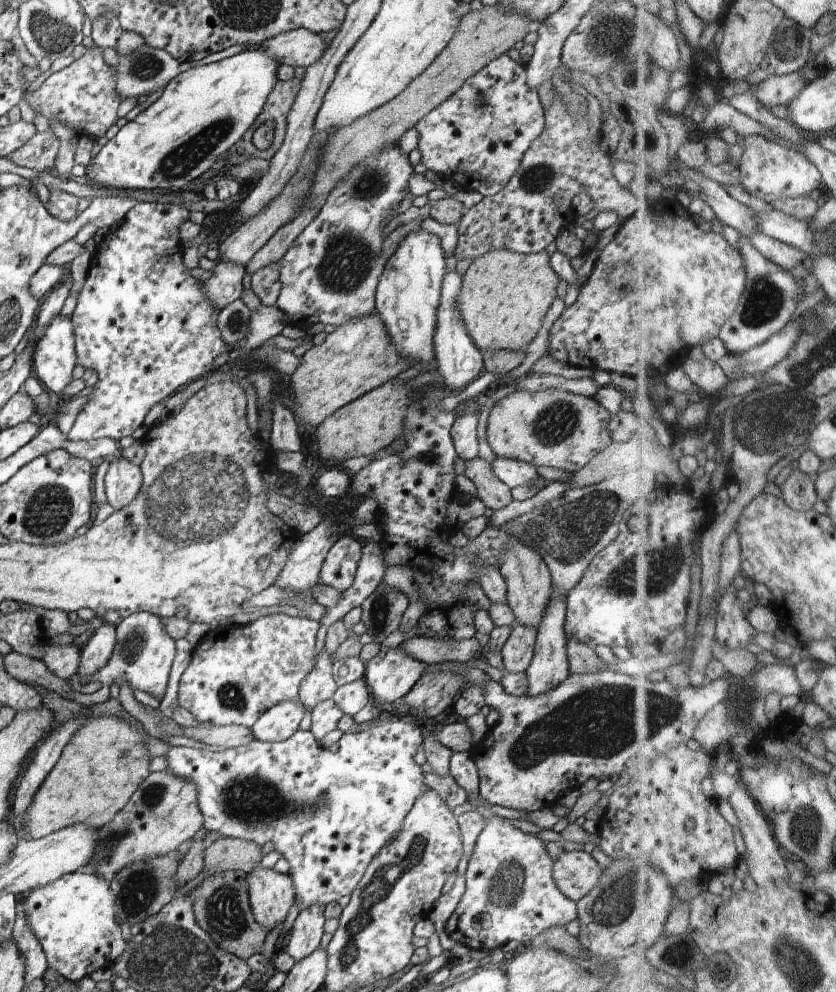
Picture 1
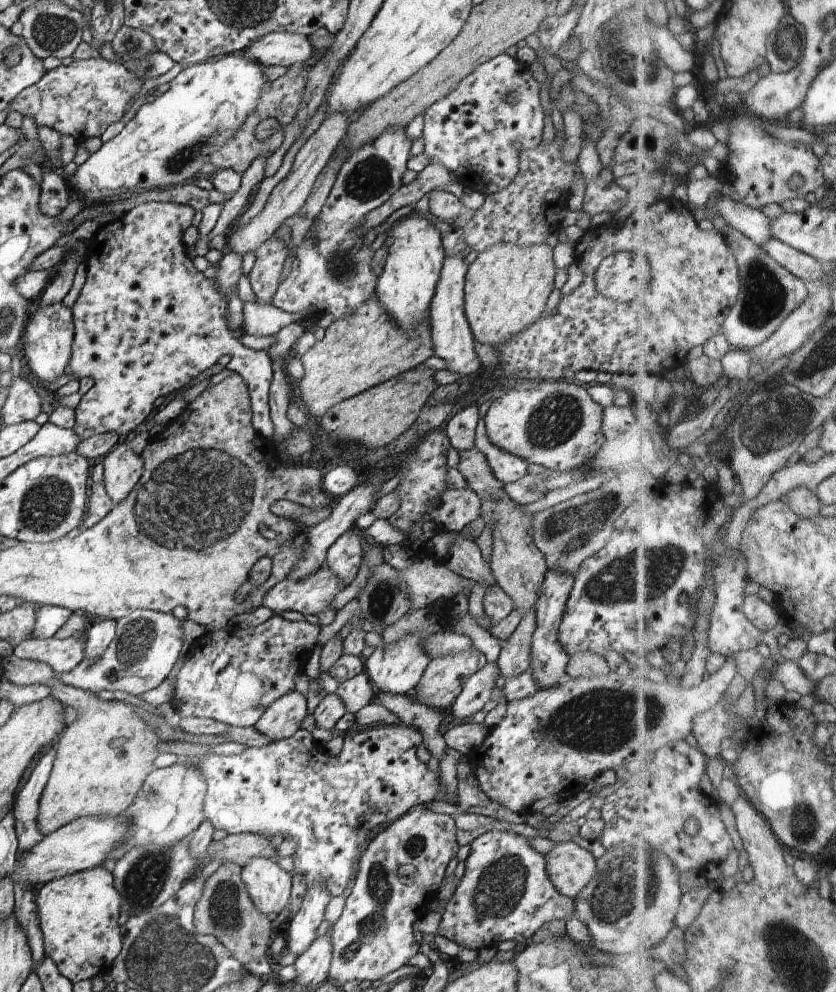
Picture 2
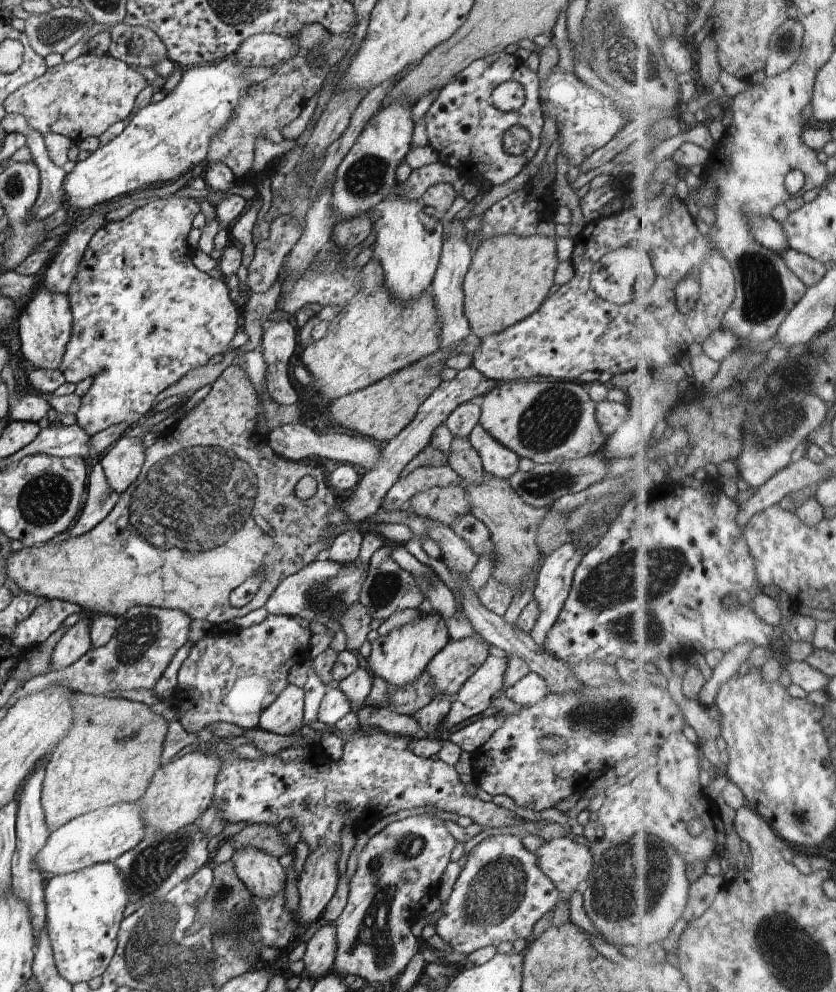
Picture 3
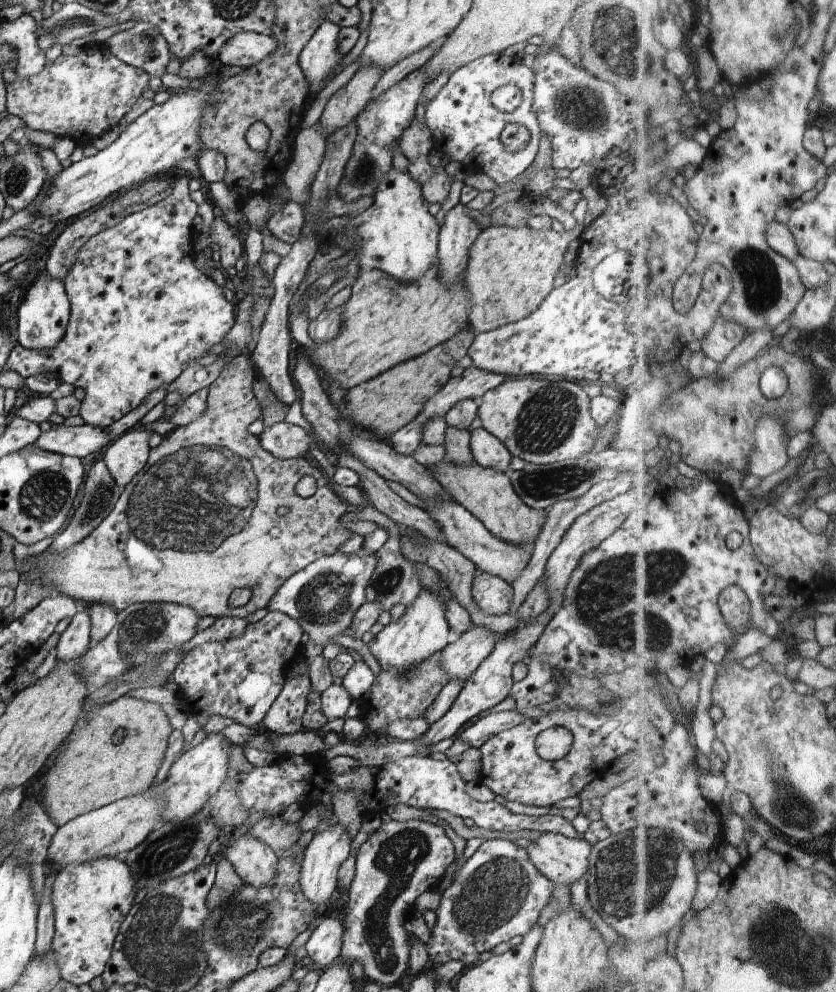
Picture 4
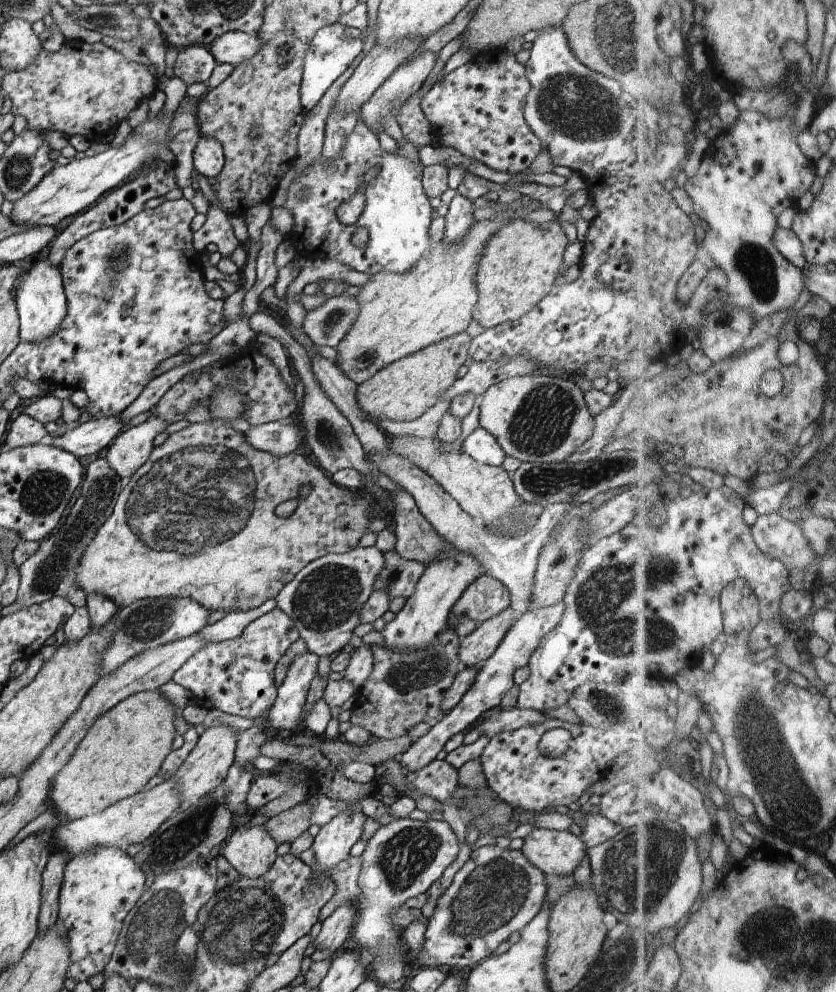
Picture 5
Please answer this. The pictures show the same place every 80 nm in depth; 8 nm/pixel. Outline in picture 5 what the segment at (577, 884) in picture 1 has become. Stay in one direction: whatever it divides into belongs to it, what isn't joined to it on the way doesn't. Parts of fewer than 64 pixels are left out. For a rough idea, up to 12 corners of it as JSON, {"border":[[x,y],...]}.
{"border":[[536,827],[522,854],[544,874],[572,875],[586,855],[574,831]]}

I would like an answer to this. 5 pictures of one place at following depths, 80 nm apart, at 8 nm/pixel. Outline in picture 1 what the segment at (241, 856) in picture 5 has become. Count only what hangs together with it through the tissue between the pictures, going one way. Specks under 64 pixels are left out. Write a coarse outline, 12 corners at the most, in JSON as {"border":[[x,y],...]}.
{"border":[[261,863],[246,880],[255,919],[270,932],[295,900],[290,874]]}

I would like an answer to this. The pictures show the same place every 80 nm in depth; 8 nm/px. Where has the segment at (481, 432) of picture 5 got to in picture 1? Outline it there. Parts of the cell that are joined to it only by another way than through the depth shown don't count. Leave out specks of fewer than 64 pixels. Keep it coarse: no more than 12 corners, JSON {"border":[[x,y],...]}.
{"border":[[495,457],[494,474],[511,489],[540,479],[524,461]]}

